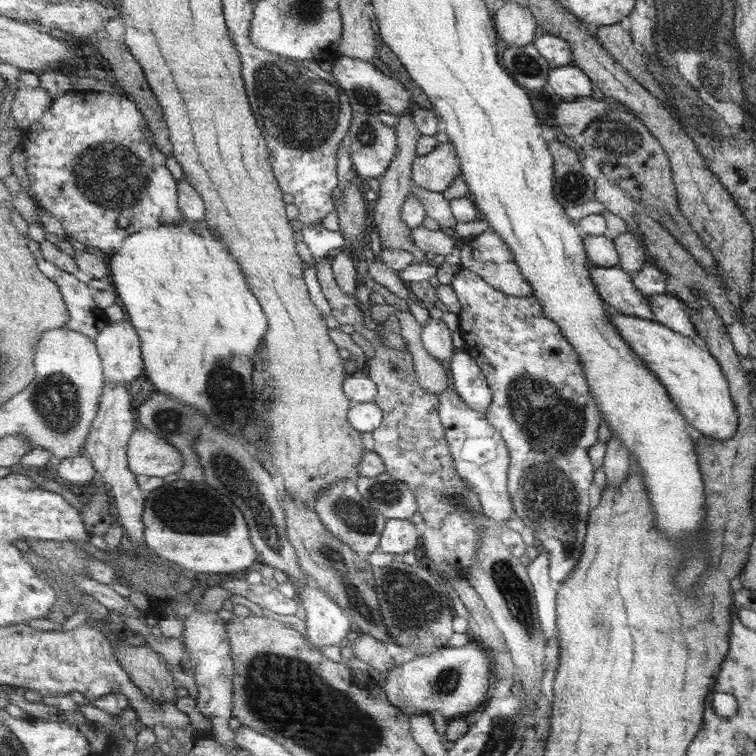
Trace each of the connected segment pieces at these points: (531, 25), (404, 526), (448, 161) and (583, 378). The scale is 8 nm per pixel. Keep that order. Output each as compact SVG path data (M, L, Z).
M504 2L495 14L499 36L508 45L527 46L537 38L538 19L527 6L519 2Z
M388 519L380 547L387 554L407 554L416 552L417 544L422 542L413 522L407 519Z
M445 143L436 147L436 150L424 156L418 156L412 169L412 180L417 187L435 192L445 192L454 185L458 178L462 177L461 163L451 143Z
M459 266L453 275L451 288L459 298L461 312L459 331L464 349L475 358L493 391L493 404L486 412L491 425L507 441L511 455L509 491L515 512L535 531L540 551L549 552L550 577L562 584L577 568L583 556L591 506L589 488L593 484L595 464L590 450L599 441L597 430L603 414L595 402L594 391L587 382L587 370L575 346L563 334L563 328L545 316L537 298L505 295L471 269Z

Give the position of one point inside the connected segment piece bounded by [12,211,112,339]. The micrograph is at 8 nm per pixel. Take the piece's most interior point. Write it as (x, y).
(86, 317)

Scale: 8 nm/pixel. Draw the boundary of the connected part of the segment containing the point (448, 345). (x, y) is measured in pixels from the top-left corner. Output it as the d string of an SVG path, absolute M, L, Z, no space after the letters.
M428 318L423 327L422 340L425 348L439 360L439 362L449 362L453 360L455 354L455 344L453 344L453 332L447 328L446 322Z

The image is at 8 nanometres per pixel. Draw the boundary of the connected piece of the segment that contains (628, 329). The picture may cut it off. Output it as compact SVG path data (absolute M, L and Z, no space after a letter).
M615 310L609 317L635 353L639 354L639 357L647 363L647 367L663 381L675 405L697 430L701 430L705 436L713 436L719 440L727 440L737 434L739 415L735 399L732 397L730 382L718 358L715 358L711 351L703 350L701 346L695 344L694 339L671 330L671 327L661 322Z

